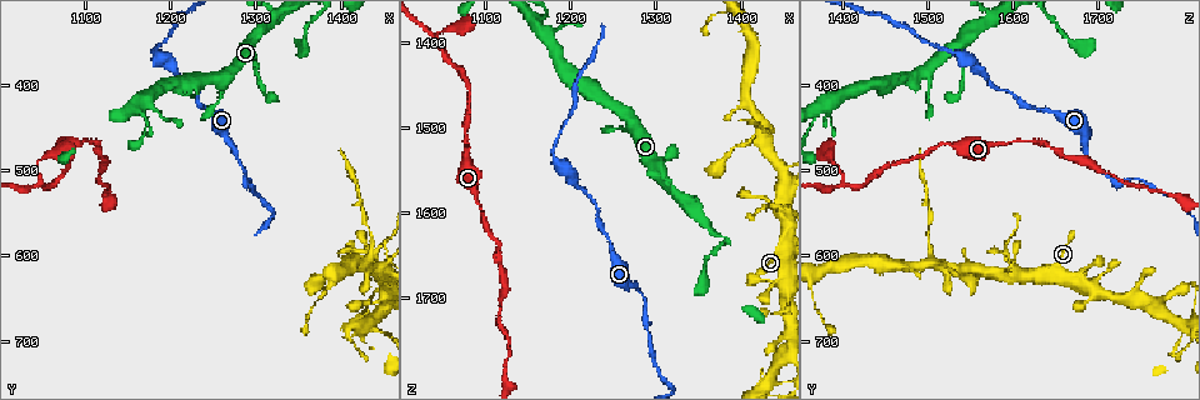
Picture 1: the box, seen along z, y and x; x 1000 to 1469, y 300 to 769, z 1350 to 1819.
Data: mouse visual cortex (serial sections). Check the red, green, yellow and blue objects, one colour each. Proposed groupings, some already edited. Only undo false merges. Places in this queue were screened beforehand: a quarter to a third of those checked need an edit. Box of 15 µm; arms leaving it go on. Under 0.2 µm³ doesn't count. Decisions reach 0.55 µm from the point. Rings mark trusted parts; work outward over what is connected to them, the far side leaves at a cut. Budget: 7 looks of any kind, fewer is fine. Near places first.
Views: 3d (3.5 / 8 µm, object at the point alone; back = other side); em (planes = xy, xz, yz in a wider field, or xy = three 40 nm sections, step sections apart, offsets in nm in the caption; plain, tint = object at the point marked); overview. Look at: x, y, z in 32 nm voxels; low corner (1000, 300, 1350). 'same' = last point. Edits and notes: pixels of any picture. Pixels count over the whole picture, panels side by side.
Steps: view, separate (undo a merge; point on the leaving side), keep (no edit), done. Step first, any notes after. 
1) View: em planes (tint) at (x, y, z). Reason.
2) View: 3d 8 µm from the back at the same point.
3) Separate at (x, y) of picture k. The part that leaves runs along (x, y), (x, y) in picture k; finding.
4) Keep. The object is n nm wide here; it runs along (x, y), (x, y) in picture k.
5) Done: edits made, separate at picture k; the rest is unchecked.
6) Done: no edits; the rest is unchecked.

View: 3d 3.5 µm from the back at (1450, 590, 1590). Branch point.

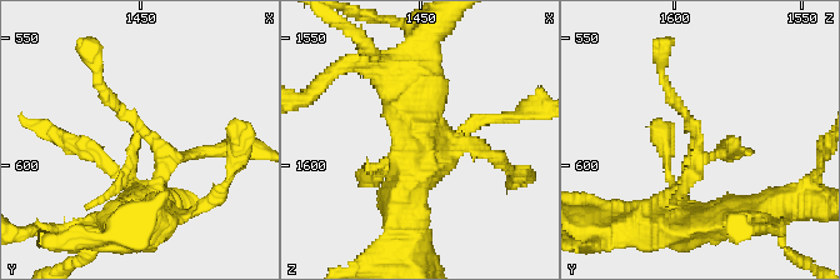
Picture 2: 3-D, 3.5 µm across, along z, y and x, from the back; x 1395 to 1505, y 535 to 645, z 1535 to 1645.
View: em planes (tint) at (1449, 589, 1592). Shape alone is not enough.

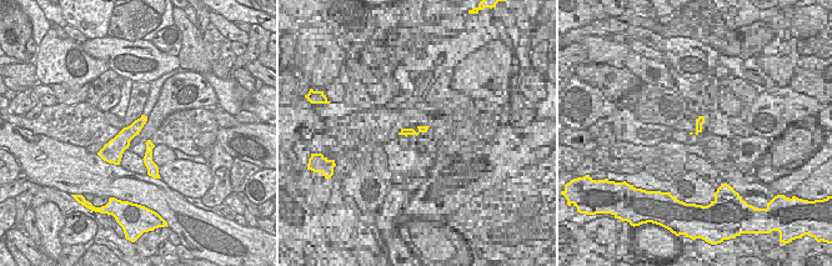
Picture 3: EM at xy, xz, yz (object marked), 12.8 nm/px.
View: em xy step 1 (tint) at the same point. Cut it another way.

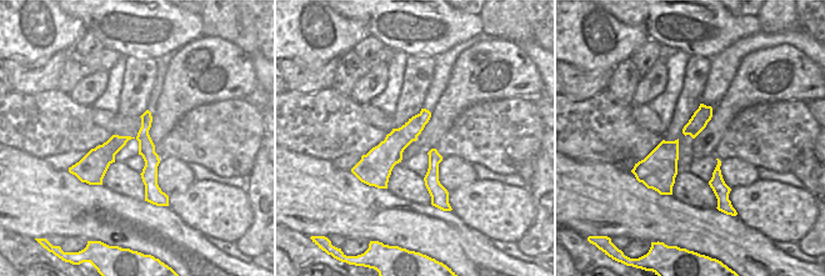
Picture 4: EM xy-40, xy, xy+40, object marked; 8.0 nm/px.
Keep. It runs along (156, 205), (169, 155), (99, 75) in picture 2; continuous, no second cell.

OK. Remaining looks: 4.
View: 3d 3.5 µm at (1430, 610, 1515). Calibre changes.

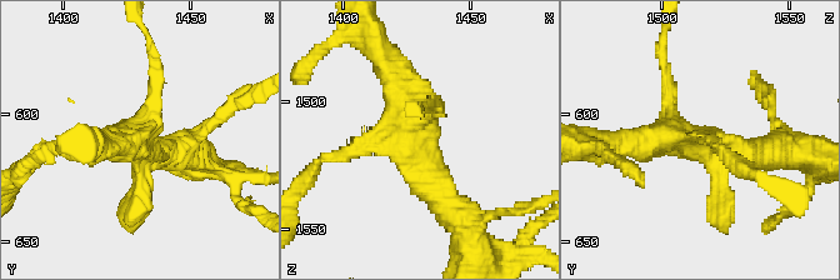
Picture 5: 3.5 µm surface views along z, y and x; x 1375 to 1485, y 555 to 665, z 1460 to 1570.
View: em planes (tint) at (1430, 613, 1518).

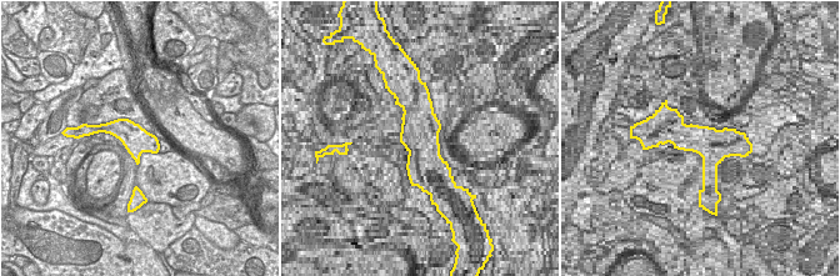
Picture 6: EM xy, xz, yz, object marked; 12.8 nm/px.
Keep. It runs along (458, 215), (391, 74) in picture 5; continuous, no second cell.

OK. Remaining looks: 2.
View: 3d 3.5 µm at (1275, 470, 1685). Sudden change in width.

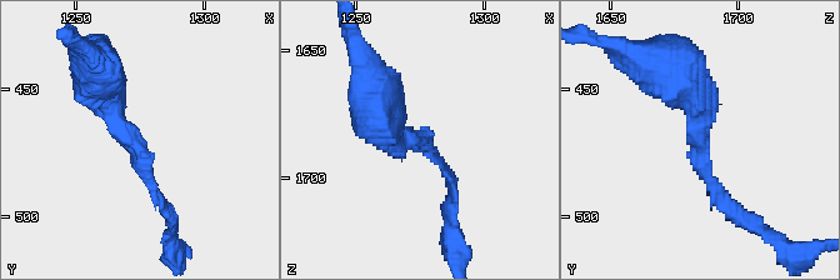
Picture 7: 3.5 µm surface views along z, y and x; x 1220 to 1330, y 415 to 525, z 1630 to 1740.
View: em xy step 2 (tint) at (1273, 474, 1685).

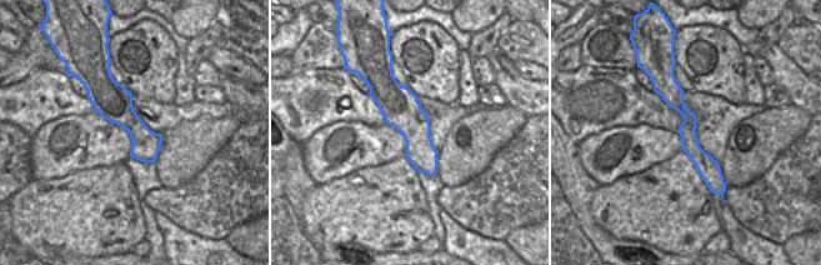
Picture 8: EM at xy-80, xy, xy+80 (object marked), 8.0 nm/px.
Keep. It runs along (94, 68), (168, 213) in picture 7; all the same cell.

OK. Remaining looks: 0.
Done: no edits; the rest is unchecked.

